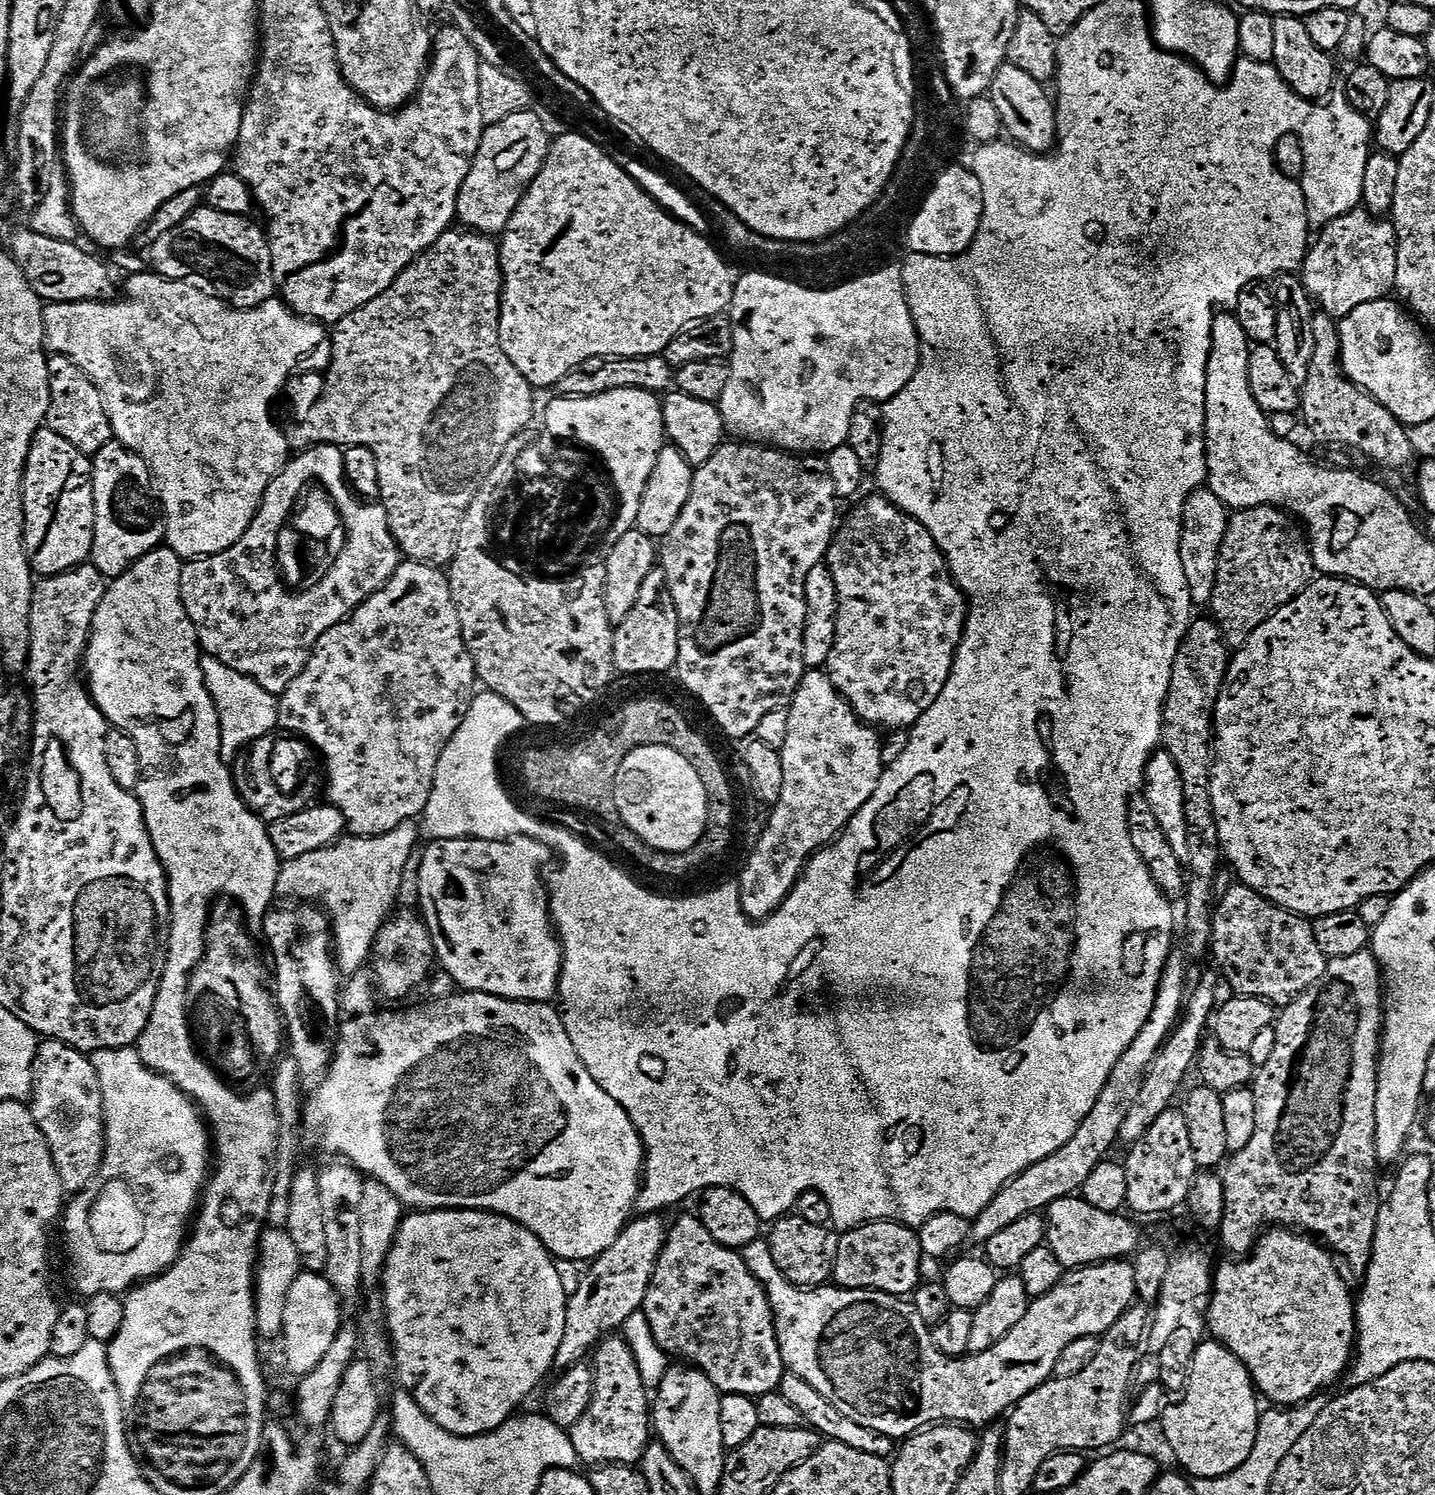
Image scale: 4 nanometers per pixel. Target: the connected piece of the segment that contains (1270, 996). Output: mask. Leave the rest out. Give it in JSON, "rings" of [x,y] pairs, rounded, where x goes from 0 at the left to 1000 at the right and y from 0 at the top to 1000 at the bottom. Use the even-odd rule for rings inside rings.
{"rings":[[[859,591],[859,594],[856,594],[854,597],[852,595],[847,603],[847,611],[845,613],[844,641],[847,641],[847,647],[852,658],[854,656],[859,661],[858,663],[861,666],[882,669],[886,673],[897,673],[904,669],[911,661],[918,658],[925,648],[926,641],[921,638],[916,628],[914,615],[892,607],[869,591]]]}

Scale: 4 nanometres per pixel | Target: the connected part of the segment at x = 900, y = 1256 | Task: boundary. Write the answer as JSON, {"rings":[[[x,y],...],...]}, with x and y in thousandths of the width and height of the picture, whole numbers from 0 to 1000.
{"rings":[[[609,816],[606,819],[599,819],[597,821],[592,821],[587,825],[588,827],[583,829],[583,841],[580,845],[579,858],[584,862],[594,862],[595,863],[606,863],[607,864],[617,864],[621,867],[628,868],[635,868],[641,861],[641,828],[639,822],[626,816]]]}

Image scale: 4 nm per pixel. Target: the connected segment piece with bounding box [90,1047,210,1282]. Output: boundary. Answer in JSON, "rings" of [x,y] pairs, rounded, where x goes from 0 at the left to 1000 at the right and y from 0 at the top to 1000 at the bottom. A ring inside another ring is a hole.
{"rings":[[[94,700],[75,701],[63,704],[63,708],[70,722],[75,762],[103,763],[106,767],[103,781],[98,781],[96,784],[96,789],[100,792],[100,811],[103,814],[103,821],[99,834],[91,841],[91,855],[93,858],[102,858],[122,845],[129,837],[132,817],[137,810],[141,793],[146,787],[146,755],[139,742],[132,736],[129,730],[117,720],[112,720],[107,714],[102,714]]]}

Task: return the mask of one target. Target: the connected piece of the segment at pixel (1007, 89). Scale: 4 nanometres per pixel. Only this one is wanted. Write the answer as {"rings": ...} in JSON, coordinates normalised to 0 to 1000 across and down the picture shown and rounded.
{"rings":[[[701,41],[694,48],[690,64],[693,71],[695,71],[695,79],[700,82],[700,88],[705,90],[703,92],[710,98],[720,103],[730,103],[734,101],[736,96],[736,71],[728,57]]]}

